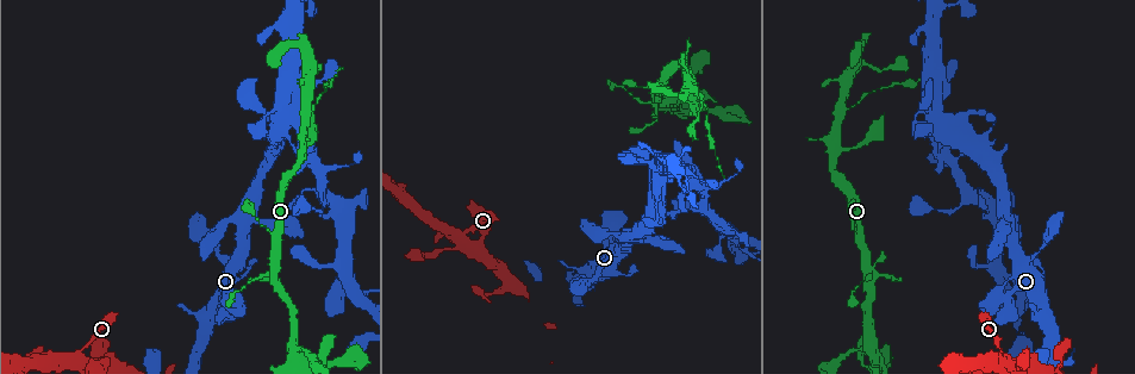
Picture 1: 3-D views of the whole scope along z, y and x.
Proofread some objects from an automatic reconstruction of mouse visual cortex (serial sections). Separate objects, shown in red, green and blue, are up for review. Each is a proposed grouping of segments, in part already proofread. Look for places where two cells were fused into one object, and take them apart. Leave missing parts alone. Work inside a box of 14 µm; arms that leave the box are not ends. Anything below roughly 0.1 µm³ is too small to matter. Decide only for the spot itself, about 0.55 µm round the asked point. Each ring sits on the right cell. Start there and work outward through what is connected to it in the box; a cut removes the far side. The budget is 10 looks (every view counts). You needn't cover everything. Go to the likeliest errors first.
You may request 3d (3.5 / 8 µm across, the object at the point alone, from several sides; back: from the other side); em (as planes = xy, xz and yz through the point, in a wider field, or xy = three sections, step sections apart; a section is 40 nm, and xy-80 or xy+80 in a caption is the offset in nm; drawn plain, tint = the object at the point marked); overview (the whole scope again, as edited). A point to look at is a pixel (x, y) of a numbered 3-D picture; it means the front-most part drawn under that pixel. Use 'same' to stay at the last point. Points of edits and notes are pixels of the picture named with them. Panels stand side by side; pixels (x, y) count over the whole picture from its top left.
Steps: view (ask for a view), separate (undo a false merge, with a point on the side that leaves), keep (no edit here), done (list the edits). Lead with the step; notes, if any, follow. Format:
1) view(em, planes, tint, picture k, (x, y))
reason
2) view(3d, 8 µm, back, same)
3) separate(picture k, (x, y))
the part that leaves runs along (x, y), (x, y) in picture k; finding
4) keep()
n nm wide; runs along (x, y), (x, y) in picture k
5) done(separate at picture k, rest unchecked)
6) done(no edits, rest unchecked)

view(3d, 8 µm, picture 1, (1005, 355))
abrupt turn

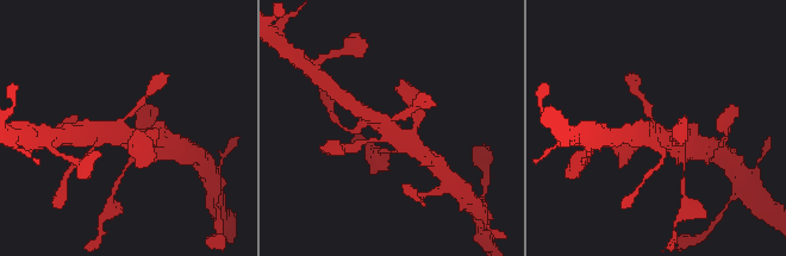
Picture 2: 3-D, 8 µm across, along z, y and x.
view(3d, 3.5 µm, back, picture 2, (387, 121))
zoom in

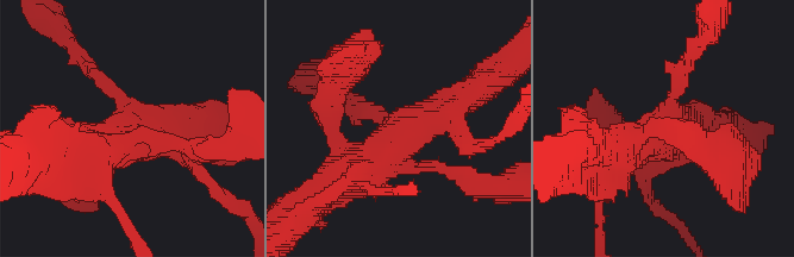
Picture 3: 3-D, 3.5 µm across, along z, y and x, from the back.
view(em, xy, step 3, tint, picture 3, (398, 124))

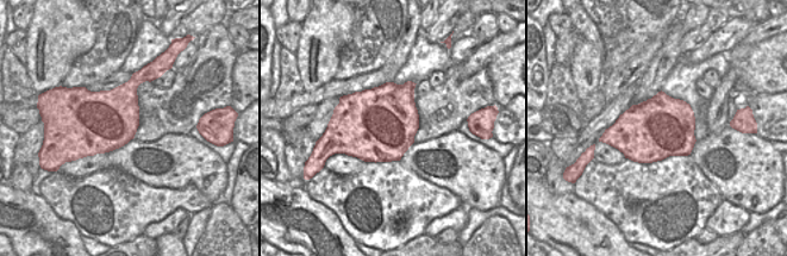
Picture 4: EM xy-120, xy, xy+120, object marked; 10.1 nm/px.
keep()
runs along (687, 60), (666, 118), (617, 148) in picture 3; one cell here

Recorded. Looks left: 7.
view(3d, 3.5 µm, picture 1, (300, 151))
branch point

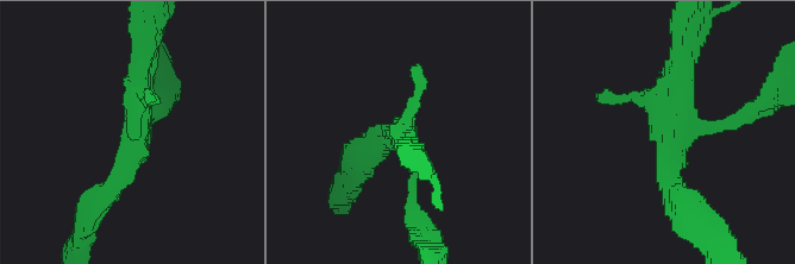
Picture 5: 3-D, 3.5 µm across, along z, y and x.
view(em, xy, step 5, tint, picture 5, (667, 128))

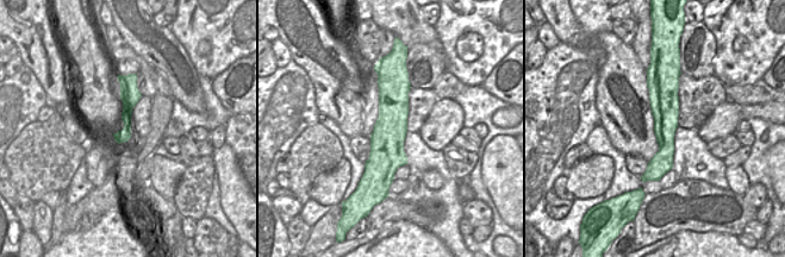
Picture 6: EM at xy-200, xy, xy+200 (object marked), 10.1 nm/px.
keep()
runs along (384, 76), (388, 83), (390, 179) in picture 6; one cell here

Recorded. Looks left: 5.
view(3d, 3.5 µm, picture 1, (934, 110))
thin neck

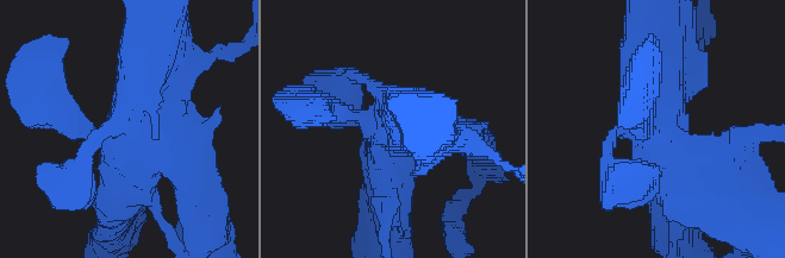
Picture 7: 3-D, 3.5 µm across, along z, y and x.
view(em, xy, step 2, tint, picture 7, (130, 127))

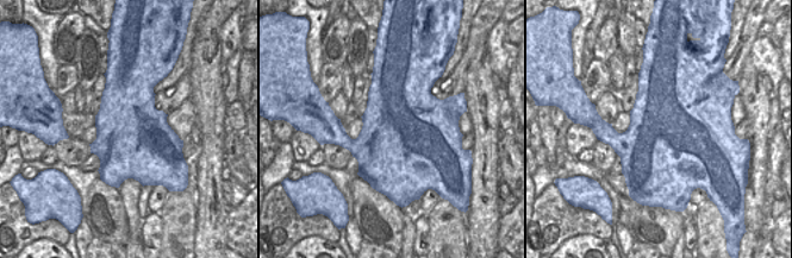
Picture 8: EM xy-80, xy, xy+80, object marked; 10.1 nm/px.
view(em, xy, step 3, tint, same)
another direction

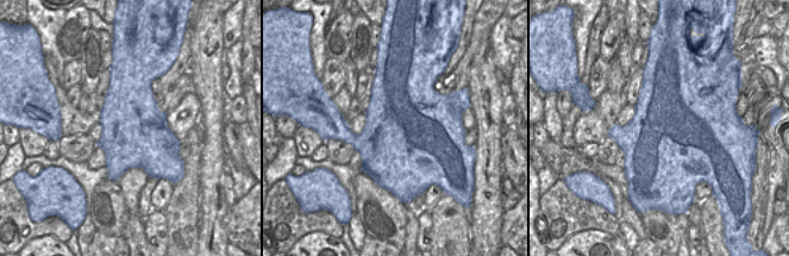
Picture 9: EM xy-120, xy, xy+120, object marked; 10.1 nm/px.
keep()
runs along (386, 183), (418, 119), (466, 137) in picture 7; continuous, no second cell

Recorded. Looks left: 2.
view(3d, 8 µm, picture 1, (290, 347))
three arms meet

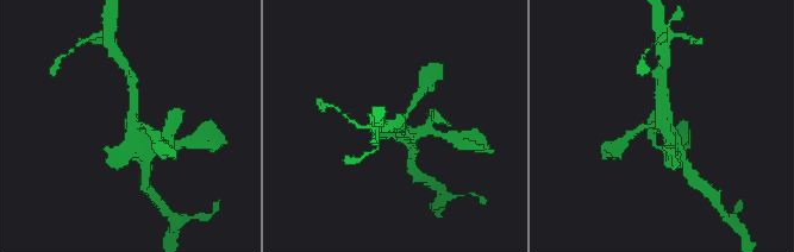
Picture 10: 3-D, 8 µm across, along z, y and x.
view(em, xy, step 1, tint, picture 10, (129, 124))
now the EM

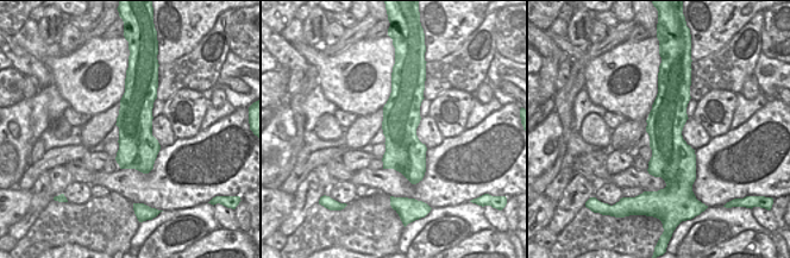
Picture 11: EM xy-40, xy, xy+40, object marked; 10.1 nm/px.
keep()
arms of 200, 350, 400 nm; runs along (132, 90), (131, 128), (148, 147) in picture 10; one cell here

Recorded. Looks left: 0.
done(no edits, rest unchecked)

